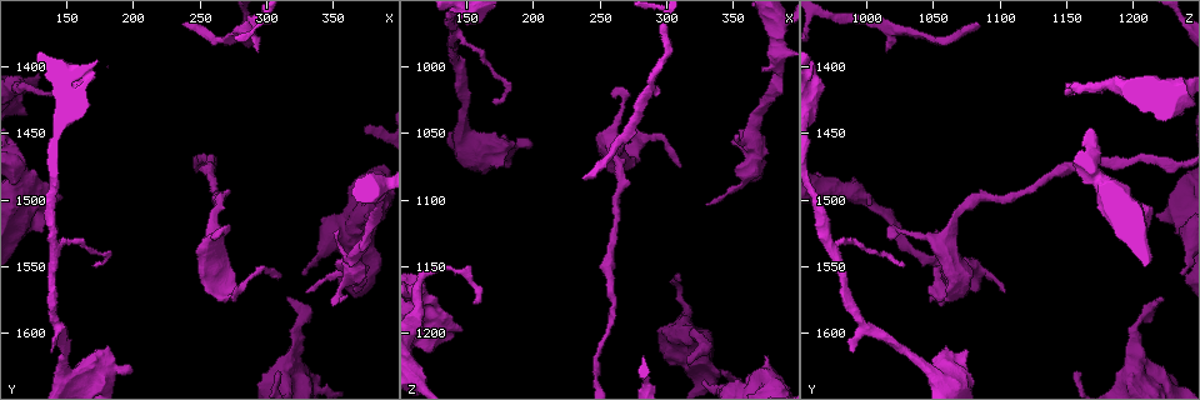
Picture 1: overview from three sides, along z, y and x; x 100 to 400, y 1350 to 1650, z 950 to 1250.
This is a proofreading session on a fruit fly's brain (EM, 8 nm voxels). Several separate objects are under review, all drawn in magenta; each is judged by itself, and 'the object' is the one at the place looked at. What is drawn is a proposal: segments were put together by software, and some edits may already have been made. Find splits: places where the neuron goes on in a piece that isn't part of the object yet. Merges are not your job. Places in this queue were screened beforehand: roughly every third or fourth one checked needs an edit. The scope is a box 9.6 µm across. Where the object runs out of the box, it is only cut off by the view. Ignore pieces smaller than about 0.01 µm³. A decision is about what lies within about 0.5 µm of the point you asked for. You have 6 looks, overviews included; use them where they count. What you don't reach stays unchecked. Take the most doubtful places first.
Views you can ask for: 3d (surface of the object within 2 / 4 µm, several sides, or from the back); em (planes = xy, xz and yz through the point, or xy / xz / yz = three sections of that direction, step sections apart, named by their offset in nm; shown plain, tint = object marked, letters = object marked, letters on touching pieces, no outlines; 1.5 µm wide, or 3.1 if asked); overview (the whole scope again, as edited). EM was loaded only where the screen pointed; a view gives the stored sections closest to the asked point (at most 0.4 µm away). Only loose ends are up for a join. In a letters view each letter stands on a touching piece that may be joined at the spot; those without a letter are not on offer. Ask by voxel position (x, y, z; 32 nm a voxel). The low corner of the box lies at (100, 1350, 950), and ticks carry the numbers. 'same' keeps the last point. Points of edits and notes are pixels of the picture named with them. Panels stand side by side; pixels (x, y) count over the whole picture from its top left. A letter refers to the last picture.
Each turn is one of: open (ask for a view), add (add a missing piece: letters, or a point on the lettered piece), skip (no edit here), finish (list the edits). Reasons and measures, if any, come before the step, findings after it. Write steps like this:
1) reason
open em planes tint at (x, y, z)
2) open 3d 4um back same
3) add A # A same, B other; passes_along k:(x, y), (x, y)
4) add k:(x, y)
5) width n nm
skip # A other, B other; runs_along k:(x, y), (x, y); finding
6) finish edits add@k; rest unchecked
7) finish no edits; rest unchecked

thick end
open em planes plain at (374, 1514, 1218)

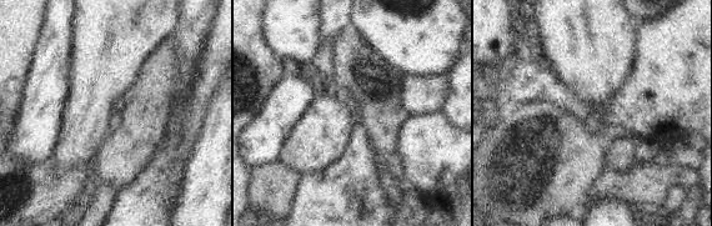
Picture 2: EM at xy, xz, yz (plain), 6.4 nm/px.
with the object marked
open em planes tint same

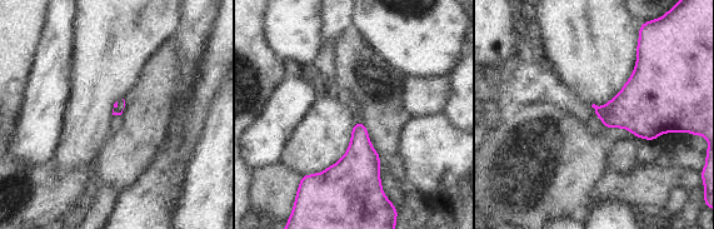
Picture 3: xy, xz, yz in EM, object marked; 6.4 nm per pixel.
open em planes letters same

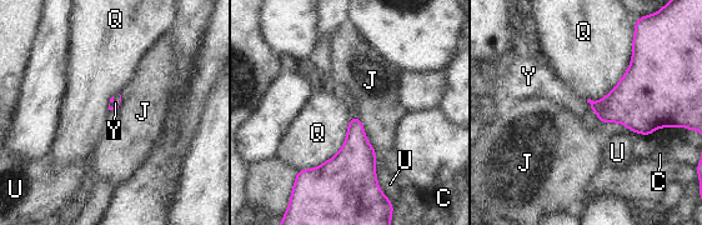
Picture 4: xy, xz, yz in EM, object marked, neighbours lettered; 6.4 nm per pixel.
longest_contact Q 500 nm
add Y # C other, J other, Q other, U other, Y same; it goes on there

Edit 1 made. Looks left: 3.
see it whole again
open overview

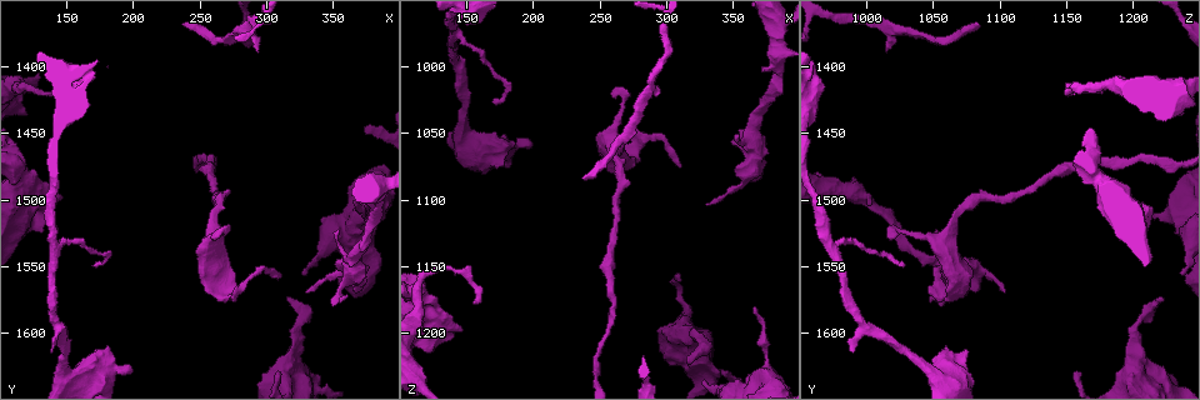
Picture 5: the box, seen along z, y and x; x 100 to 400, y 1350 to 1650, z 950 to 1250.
an open end
open em planes letters at (178, 1616, 1076)

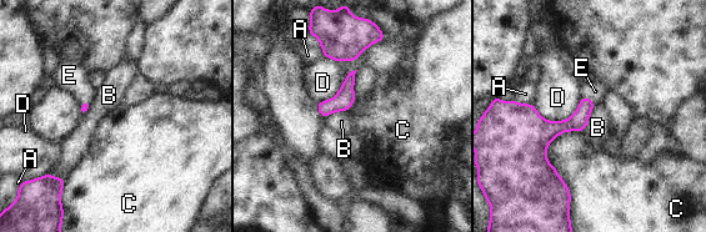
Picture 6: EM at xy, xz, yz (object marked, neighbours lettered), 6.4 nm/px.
add E # A other, B other, C other, D other, E same; passes_along 6:(579, 120), (589, 99), (595, 91); the neuron continues

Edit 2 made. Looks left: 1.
finish edits add@4, add@6; rest unchecked

